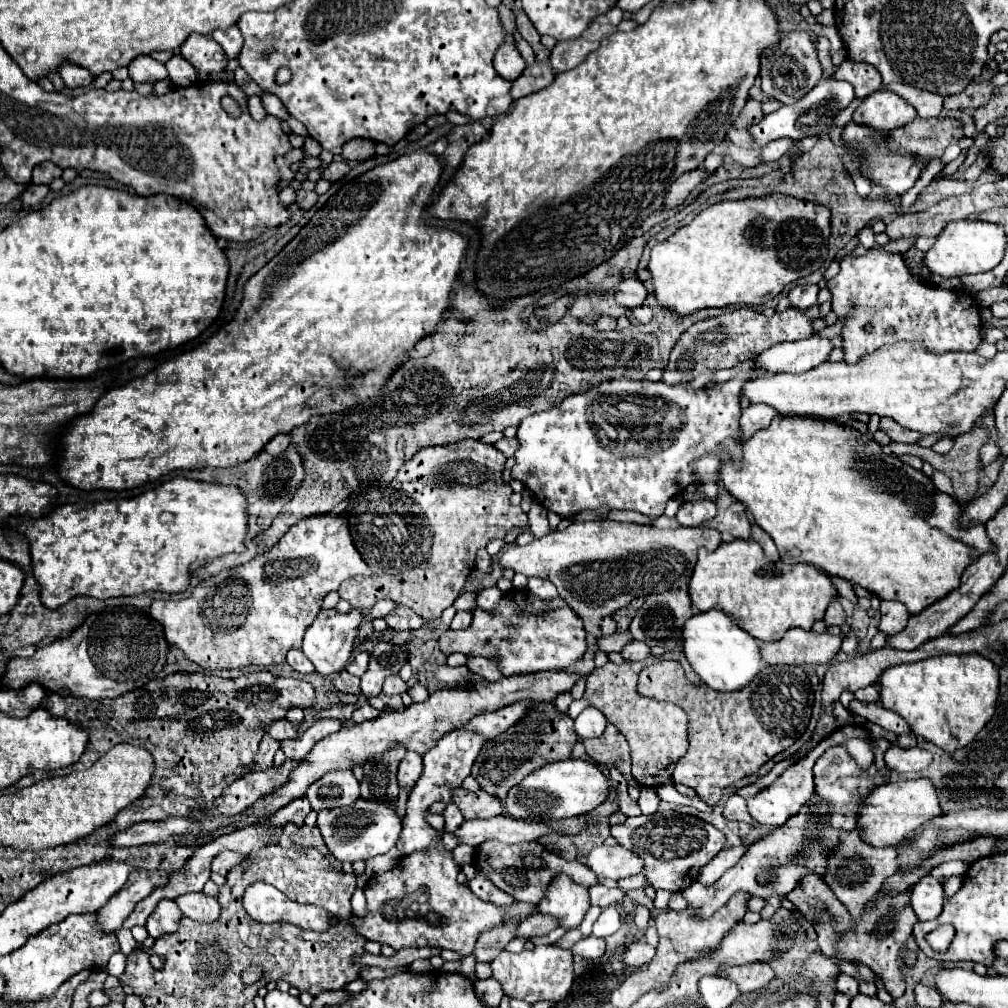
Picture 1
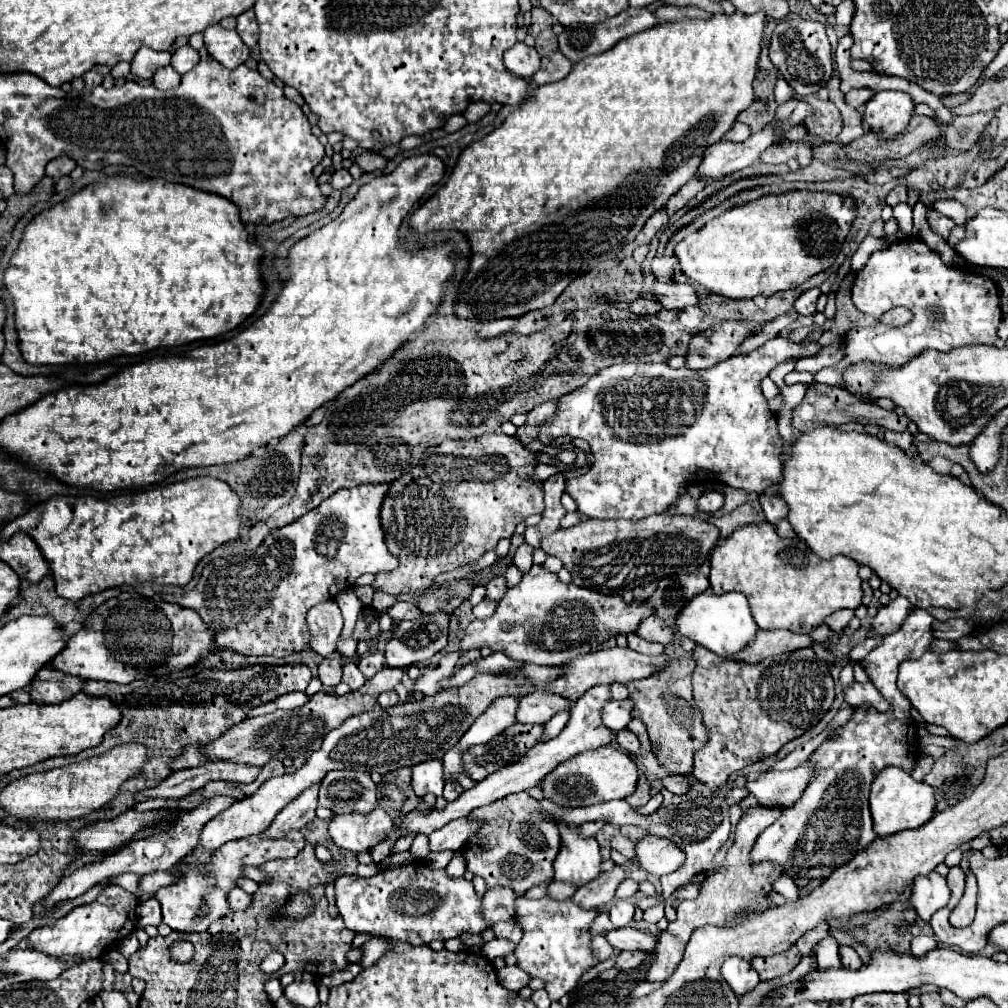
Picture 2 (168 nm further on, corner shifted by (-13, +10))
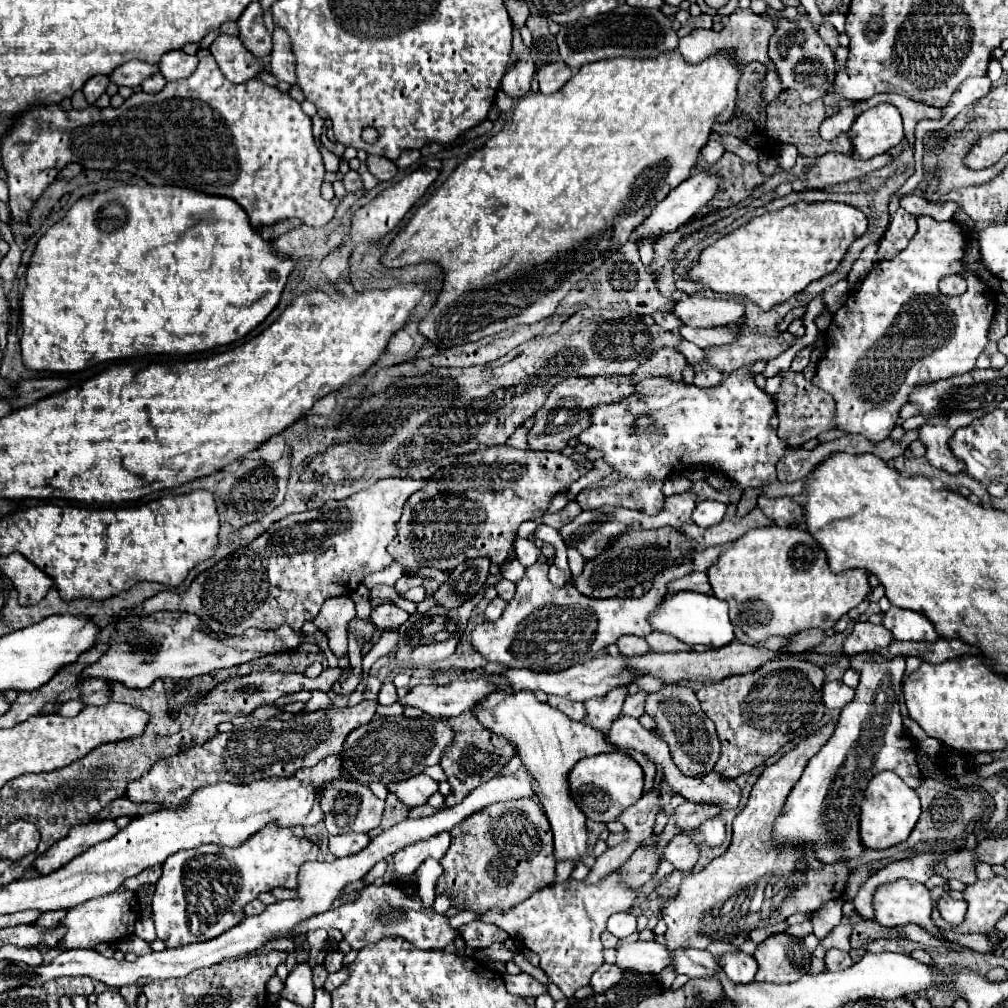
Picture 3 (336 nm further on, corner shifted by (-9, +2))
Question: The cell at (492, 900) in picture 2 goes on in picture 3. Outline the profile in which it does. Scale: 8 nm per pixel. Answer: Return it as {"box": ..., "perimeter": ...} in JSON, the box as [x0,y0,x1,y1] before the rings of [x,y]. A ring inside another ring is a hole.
{"box":[461,919,509,949],"perimeter":[[[481,919],[463,925],[461,931],[463,931],[465,943],[467,943],[469,947],[473,947],[473,949],[477,949],[477,947],[487,947],[487,945],[491,945],[491,943],[495,943],[495,941],[501,941],[501,943],[503,943],[503,941],[509,937],[507,931],[503,931],[501,927],[497,927],[497,925],[493,925],[493,923],[485,923],[485,921],[481,921]]]}

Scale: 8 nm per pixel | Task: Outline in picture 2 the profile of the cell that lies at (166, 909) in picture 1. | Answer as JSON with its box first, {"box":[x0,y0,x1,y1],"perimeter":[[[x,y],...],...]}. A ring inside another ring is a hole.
{"box":[155,831,307,933],"perimeter":[[[289,831],[281,837],[267,837],[263,833],[251,835],[239,841],[225,843],[219,851],[211,851],[211,855],[195,855],[191,859],[191,867],[183,871],[179,883],[171,883],[171,887],[163,887],[155,893],[155,899],[161,903],[163,909],[163,923],[167,923],[173,931],[183,933],[203,933],[215,921],[227,915],[227,891],[237,887],[237,881],[243,877],[245,867],[259,867],[273,859],[291,859],[303,847],[307,839],[301,831]]]}

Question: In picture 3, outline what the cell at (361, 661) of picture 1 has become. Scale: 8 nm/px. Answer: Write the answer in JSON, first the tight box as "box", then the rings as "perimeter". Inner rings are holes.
{"box":[363,675,381,699],"perimeter":[[[369,675],[369,677],[367,677],[367,681],[365,681],[363,697],[365,697],[365,699],[377,699],[379,689],[381,689],[381,681],[379,681],[375,675]]]}

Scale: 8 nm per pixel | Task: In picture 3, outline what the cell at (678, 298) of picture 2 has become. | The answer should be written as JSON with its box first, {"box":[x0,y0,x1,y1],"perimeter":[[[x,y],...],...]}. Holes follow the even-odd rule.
{"box":[673,297,745,327],"perimeter":[[[683,297],[675,301],[673,315],[691,327],[719,327],[735,325],[741,321],[745,309],[733,299],[705,299],[705,297]]]}

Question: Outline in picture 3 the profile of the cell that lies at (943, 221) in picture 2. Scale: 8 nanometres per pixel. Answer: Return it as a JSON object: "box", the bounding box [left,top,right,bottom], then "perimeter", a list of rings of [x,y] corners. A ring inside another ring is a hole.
{"box":[813,217,995,443],"perimeter":[[[917,217],[917,223],[919,223],[919,231],[913,235],[913,239],[909,241],[909,245],[897,253],[893,259],[889,261],[879,261],[869,273],[867,277],[861,281],[861,285],[849,295],[847,303],[833,315],[833,323],[829,325],[827,329],[827,335],[825,335],[825,343],[827,343],[827,351],[825,351],[825,357],[819,361],[817,365],[817,373],[813,377],[813,385],[817,385],[819,389],[827,391],[829,395],[833,395],[833,399],[837,401],[837,411],[839,411],[839,429],[847,431],[847,433],[861,433],[863,437],[867,437],[869,441],[873,443],[879,443],[883,439],[889,437],[891,429],[895,427],[895,421],[899,417],[899,409],[907,403],[907,395],[911,393],[911,387],[919,385],[919,383],[933,383],[933,379],[949,379],[949,377],[955,377],[955,375],[963,375],[965,371],[971,371],[971,367],[975,367],[975,361],[979,357],[979,353],[985,349],[985,345],[989,343],[989,327],[991,327],[991,321],[995,317],[995,297],[991,293],[991,289],[987,285],[983,285],[973,273],[969,273],[963,265],[961,265],[961,257],[963,257],[963,251],[965,251],[965,237],[963,237],[963,231],[961,227],[955,223],[955,221],[945,221],[945,223],[939,223],[935,221],[933,217]],[[947,273],[965,273],[965,279],[967,279],[967,291],[963,295],[957,295],[957,297],[949,297],[949,295],[943,295],[939,291],[939,281],[947,275]]]}

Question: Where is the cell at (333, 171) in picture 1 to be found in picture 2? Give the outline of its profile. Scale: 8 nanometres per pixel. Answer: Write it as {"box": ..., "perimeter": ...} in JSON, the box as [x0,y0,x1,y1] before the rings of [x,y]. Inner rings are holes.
{"box":[357,151,387,171],"perimeter":[[[363,151],[357,155],[357,165],[363,169],[363,171],[379,171],[379,169],[385,169],[387,165],[387,159],[375,151]]]}

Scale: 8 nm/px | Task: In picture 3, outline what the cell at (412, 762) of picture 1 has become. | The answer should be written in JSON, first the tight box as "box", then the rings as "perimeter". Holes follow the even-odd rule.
{"box":[389,773,439,807],"perimeter":[[[421,773],[399,783],[391,783],[389,791],[395,793],[407,807],[419,807],[425,805],[433,793],[437,793],[437,785],[439,783],[435,779]]]}

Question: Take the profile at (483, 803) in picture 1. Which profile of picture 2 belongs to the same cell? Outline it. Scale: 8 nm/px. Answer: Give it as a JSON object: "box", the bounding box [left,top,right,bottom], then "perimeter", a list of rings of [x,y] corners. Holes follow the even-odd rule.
{"box":[455,793,561,895],"perimeter":[[[529,793],[507,795],[495,803],[489,803],[487,807],[479,807],[479,811],[475,811],[475,815],[469,815],[469,817],[483,819],[483,827],[479,827],[479,831],[471,837],[471,843],[465,843],[463,849],[459,849],[455,853],[465,857],[467,871],[485,879],[487,889],[511,887],[517,895],[523,895],[533,885],[553,879],[553,861],[555,861],[559,847],[561,847],[559,831],[557,831],[557,825],[541,813],[539,801],[533,799]]]}

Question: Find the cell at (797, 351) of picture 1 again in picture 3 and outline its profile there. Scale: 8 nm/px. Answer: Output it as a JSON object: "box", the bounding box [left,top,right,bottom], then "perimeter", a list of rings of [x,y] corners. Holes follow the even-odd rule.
{"box":[577,365,787,515],"perimeter":[[[751,365],[735,369],[717,387],[697,387],[693,383],[689,385],[685,381],[673,381],[667,377],[651,377],[635,383],[635,391],[627,399],[591,407],[591,425],[577,435],[577,441],[601,451],[603,459],[611,465],[611,471],[619,473],[619,481],[603,489],[581,491],[577,495],[579,507],[583,511],[593,511],[605,505],[621,505],[625,509],[655,515],[663,511],[665,505],[665,495],[661,491],[665,479],[673,473],[683,473],[697,465],[713,471],[723,471],[723,475],[737,483],[741,489],[763,487],[777,481],[775,465],[783,457],[787,445],[777,437],[777,431],[769,423],[771,417],[775,417],[775,403],[771,395],[755,385],[755,375],[749,369]]]}

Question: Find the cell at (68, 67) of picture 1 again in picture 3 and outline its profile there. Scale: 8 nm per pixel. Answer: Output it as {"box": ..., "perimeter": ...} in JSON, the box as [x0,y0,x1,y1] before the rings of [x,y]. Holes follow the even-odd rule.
{"box":[83,75,109,103],"perimeter":[[[95,75],[95,77],[91,77],[91,79],[83,85],[85,99],[87,99],[89,103],[95,103],[95,101],[99,99],[99,95],[105,93],[107,83],[109,83],[109,77],[107,77],[107,75]]]}

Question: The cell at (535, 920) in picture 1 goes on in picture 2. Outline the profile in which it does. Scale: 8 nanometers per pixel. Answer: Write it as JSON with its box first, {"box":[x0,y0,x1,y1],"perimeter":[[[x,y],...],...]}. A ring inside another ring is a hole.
{"box":[573,865,625,907],"perimeter":[[[615,865],[609,871],[603,871],[595,883],[589,883],[587,887],[581,887],[575,895],[573,901],[577,901],[583,907],[605,907],[607,903],[613,901],[617,887],[625,881],[625,867]]]}

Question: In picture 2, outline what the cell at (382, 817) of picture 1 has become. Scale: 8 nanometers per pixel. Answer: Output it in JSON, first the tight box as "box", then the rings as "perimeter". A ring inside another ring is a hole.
{"box":[329,809,393,853],"perimeter":[[[375,809],[369,815],[335,815],[329,823],[329,835],[337,847],[351,853],[361,853],[381,843],[383,835],[391,831],[391,825],[393,819],[383,809]]]}

